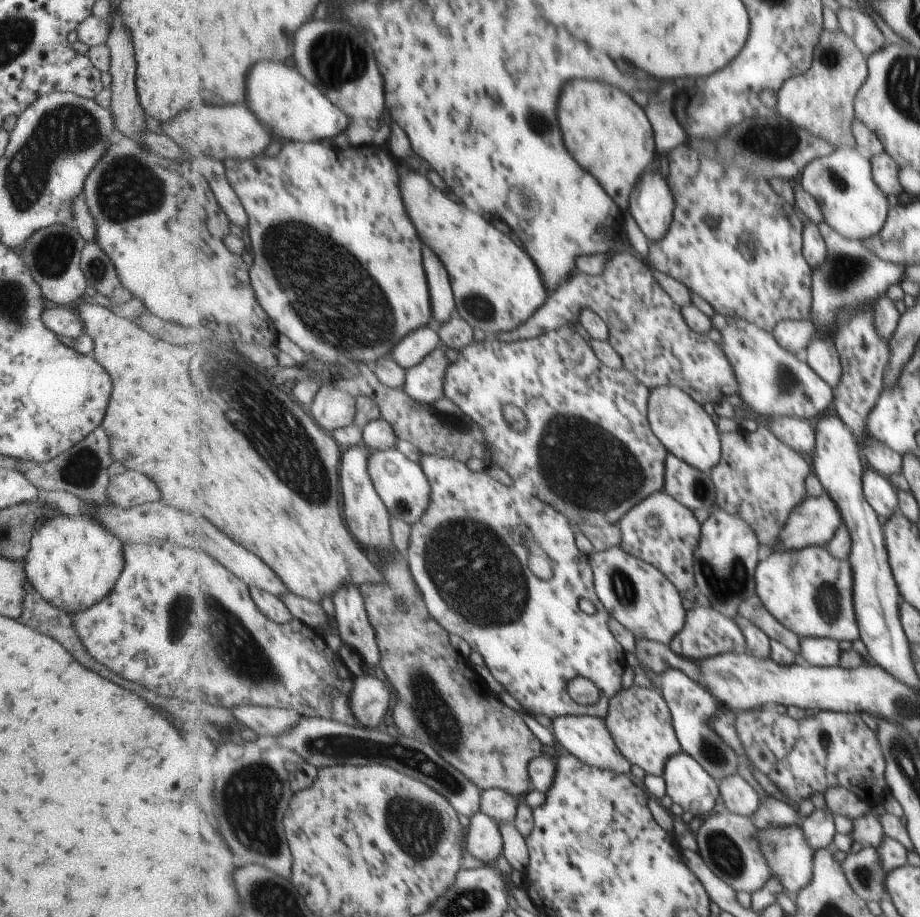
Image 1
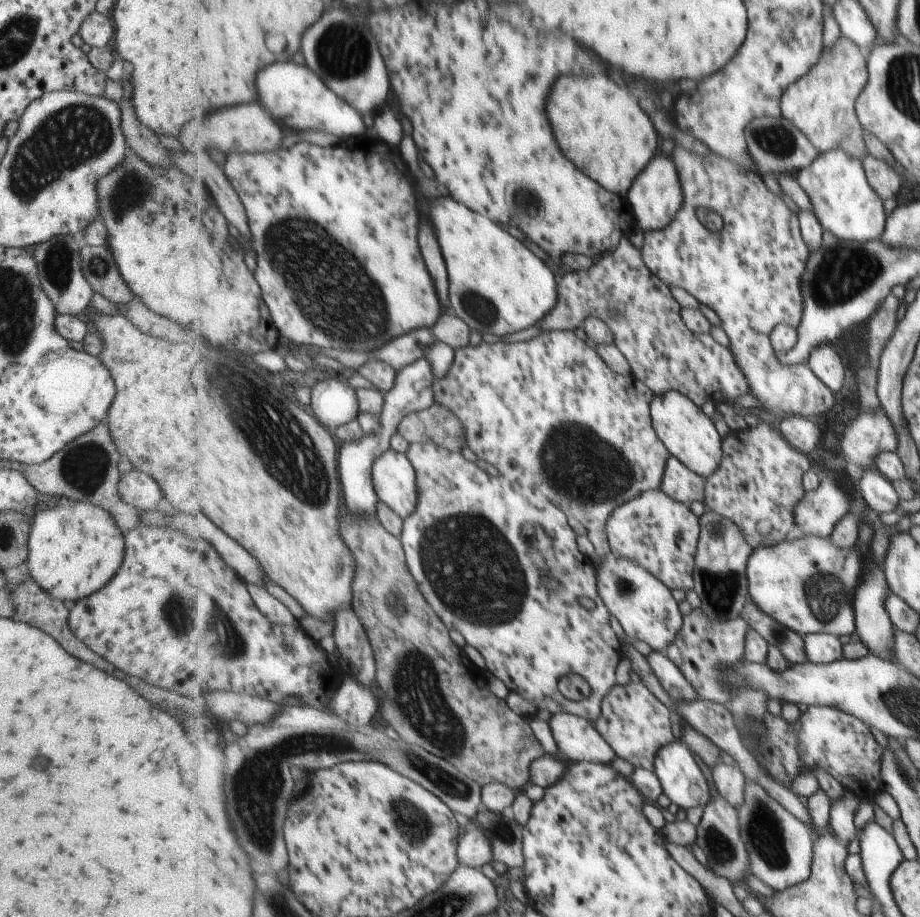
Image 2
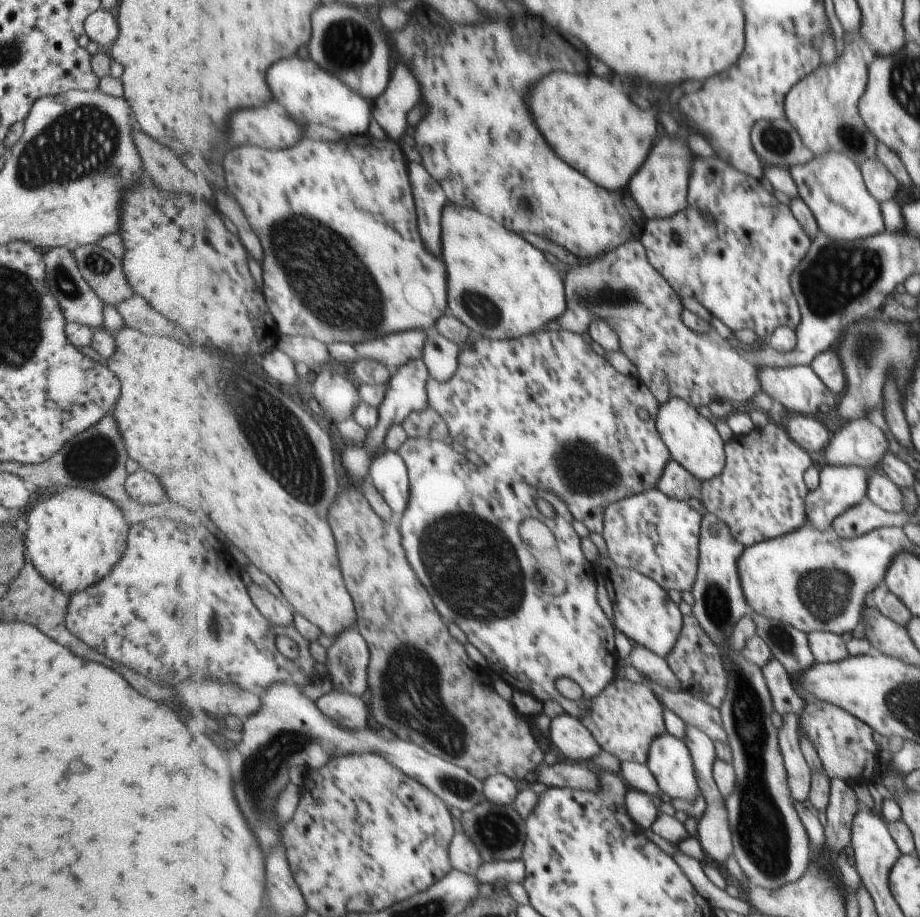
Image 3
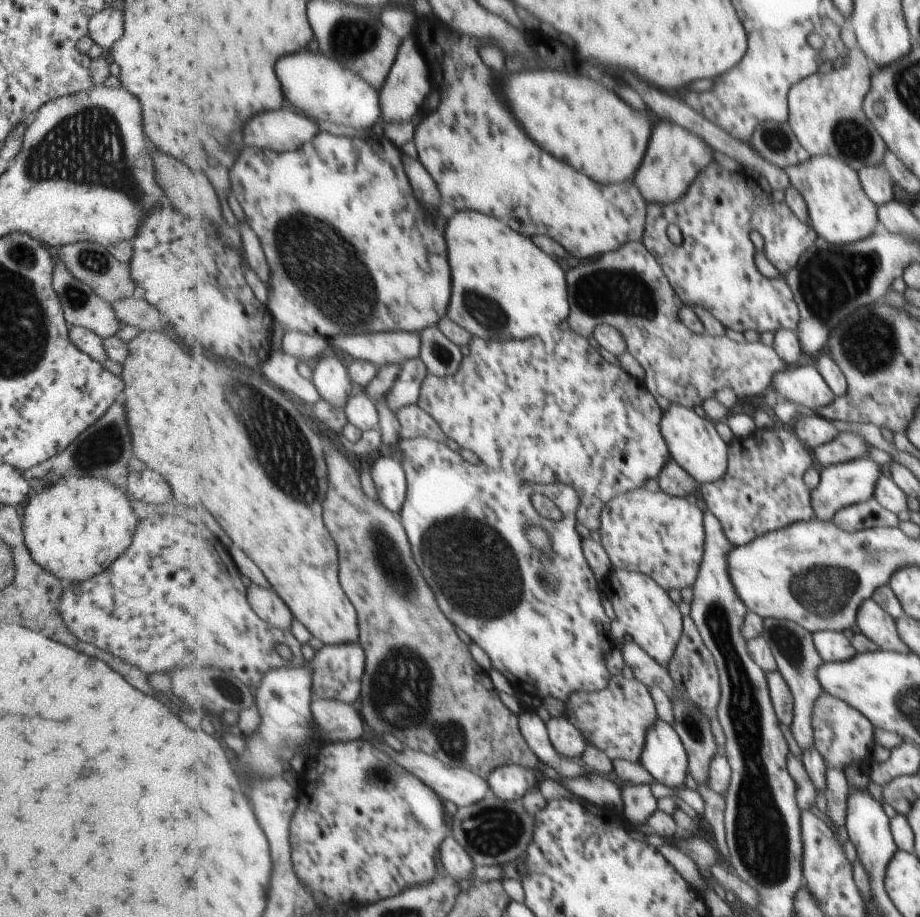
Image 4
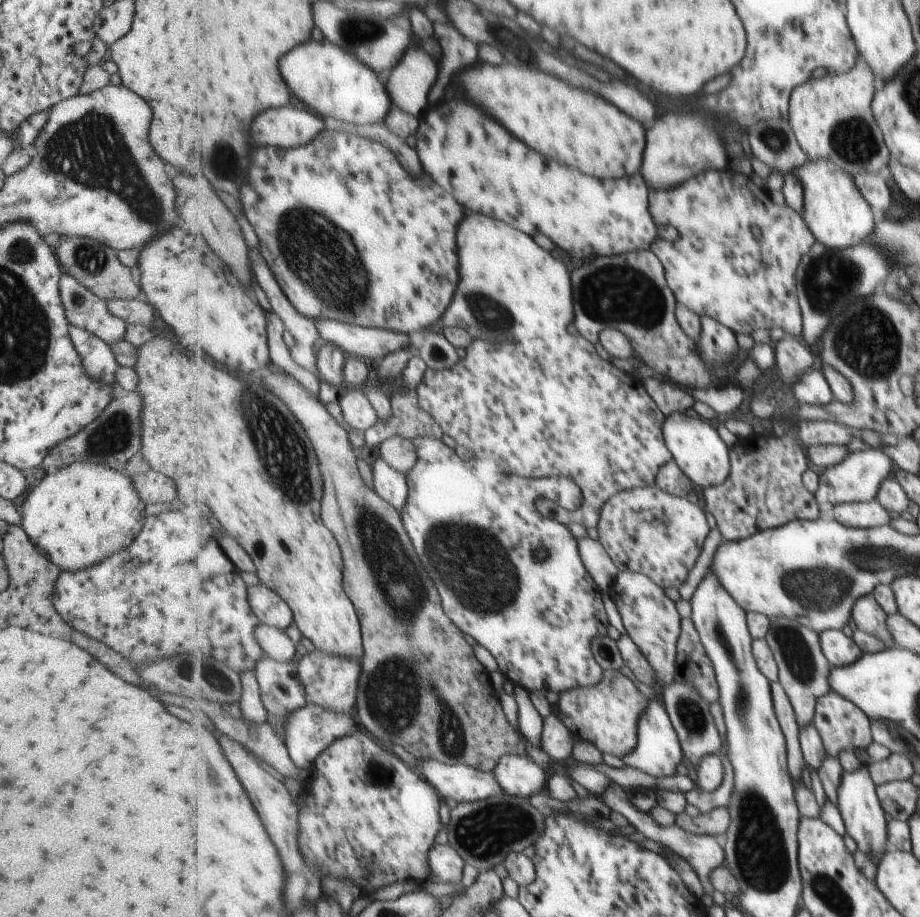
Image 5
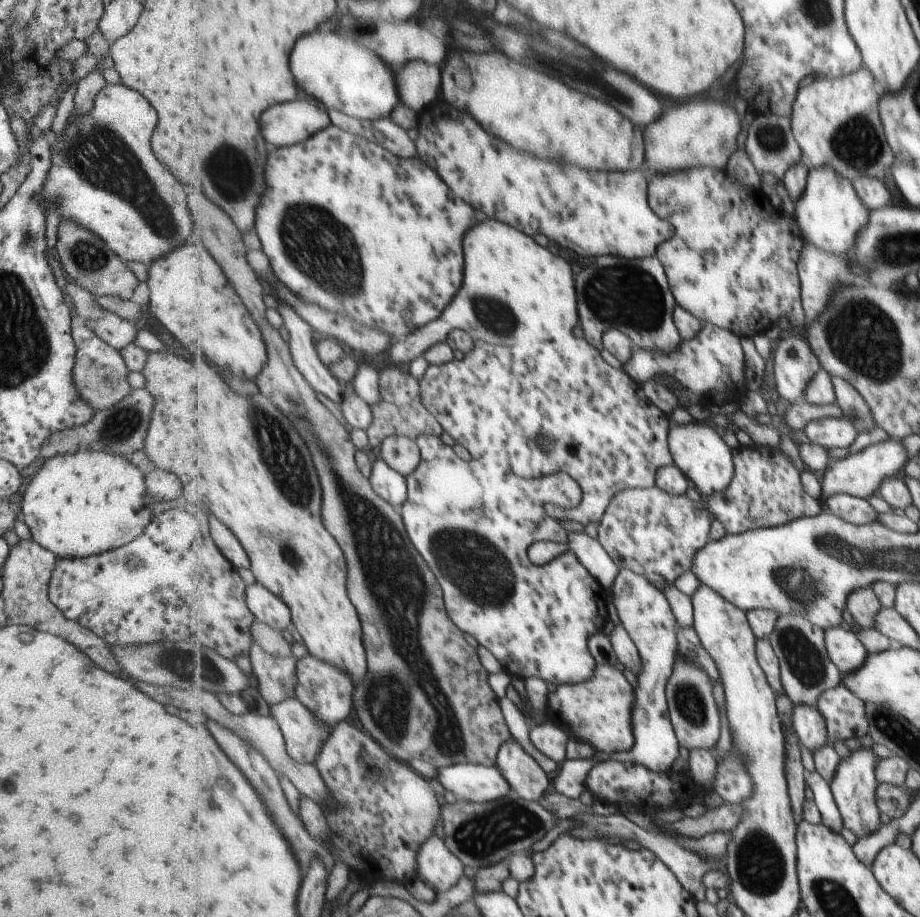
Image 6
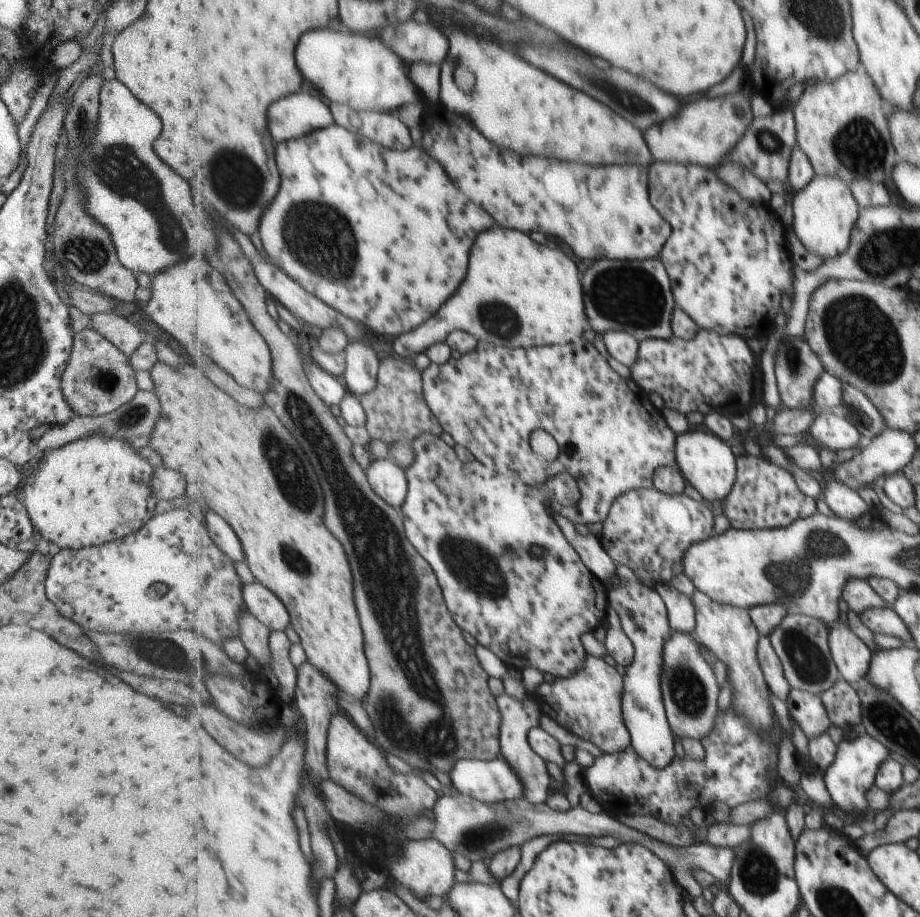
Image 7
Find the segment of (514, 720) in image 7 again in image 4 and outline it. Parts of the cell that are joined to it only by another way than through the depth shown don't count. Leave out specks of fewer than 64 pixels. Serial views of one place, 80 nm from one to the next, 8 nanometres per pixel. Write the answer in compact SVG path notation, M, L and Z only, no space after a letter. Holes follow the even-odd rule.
M503 764L495 768L486 780L488 789L504 801L519 800L529 789L537 786L533 785L537 776L532 769L519 764Z

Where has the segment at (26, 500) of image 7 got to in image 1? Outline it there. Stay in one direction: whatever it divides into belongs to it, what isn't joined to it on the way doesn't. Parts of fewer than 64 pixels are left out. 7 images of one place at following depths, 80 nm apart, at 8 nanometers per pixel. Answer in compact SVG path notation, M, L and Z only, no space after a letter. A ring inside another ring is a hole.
M89 514L54 516L32 533L22 566L27 582L45 602L73 616L99 602L121 572L121 544Z

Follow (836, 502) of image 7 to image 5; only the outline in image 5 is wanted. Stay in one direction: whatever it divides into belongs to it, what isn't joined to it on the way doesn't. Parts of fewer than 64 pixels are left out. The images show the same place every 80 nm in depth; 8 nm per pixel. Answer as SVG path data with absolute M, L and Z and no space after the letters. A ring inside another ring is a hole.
M878 500L857 501L837 505L832 514L843 526L853 528L867 528L887 525L890 518Z

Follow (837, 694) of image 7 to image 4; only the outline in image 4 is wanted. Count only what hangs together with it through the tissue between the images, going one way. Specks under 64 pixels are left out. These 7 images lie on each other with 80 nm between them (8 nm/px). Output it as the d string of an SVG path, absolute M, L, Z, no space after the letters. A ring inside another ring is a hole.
M827 693L815 703L812 714L815 745L824 758L828 769L845 770L851 764L865 767L871 762L870 754L873 741L873 726L862 714L844 700Z

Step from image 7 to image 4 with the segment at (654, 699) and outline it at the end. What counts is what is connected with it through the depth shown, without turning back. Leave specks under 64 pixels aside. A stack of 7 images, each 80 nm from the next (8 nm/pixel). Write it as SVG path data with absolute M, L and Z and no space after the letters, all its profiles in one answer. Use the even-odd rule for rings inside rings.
M612 568L605 580L603 594L615 606L613 634L631 637L633 642L644 648L651 657L668 668L669 661L676 654L677 645L684 636L684 615L671 596L649 575ZM659 719L648 730L640 763L657 782L670 788L685 788L690 772L688 750L680 734L667 722Z

